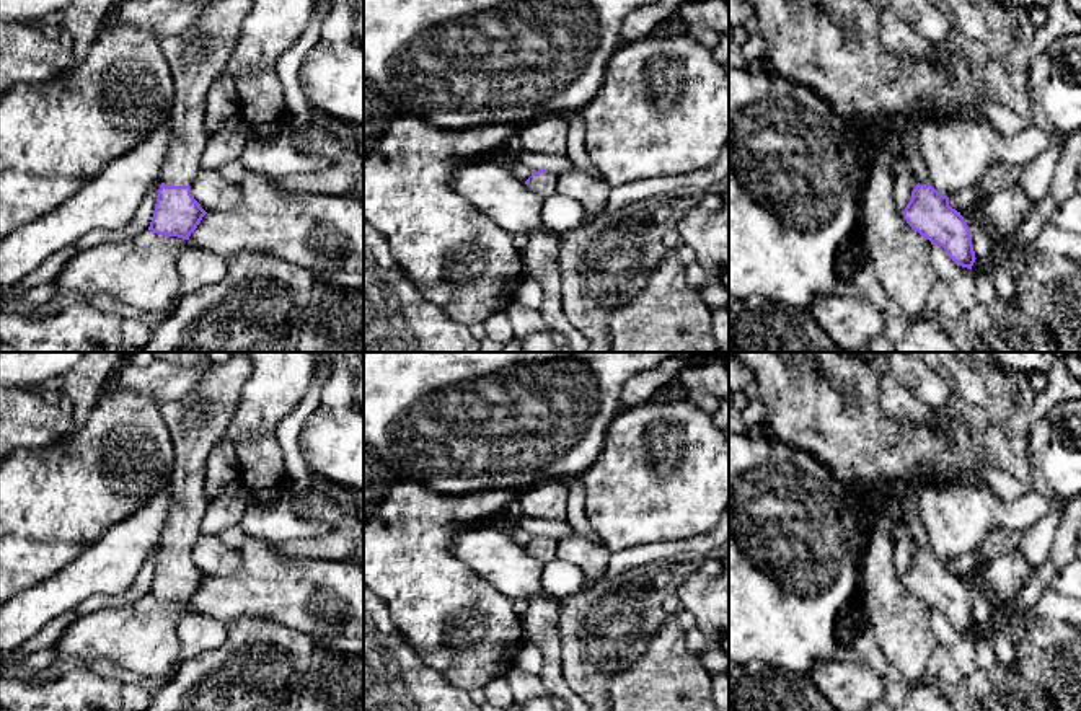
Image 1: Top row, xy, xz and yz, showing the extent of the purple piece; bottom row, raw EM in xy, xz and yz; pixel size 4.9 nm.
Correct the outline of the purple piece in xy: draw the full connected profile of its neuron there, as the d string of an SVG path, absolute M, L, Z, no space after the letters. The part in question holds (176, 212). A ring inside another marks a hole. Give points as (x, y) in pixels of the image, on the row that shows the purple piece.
M209 0L197 23L178 36L160 39L161 52L171 68L174 99L168 117L171 142L161 166L161 184L148 230L165 236L189 240L207 214L191 194L191 184L201 173L201 158L209 142L205 132L207 93L238 42L241 23L253 0Z

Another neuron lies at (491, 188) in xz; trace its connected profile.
M488 158L463 165L452 178L455 189L512 235L549 232L541 220L545 197Z

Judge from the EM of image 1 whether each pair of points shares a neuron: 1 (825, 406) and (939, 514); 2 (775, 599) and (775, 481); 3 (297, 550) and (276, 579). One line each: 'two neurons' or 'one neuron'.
1: two neurons
2: one neuron
3: two neurons

